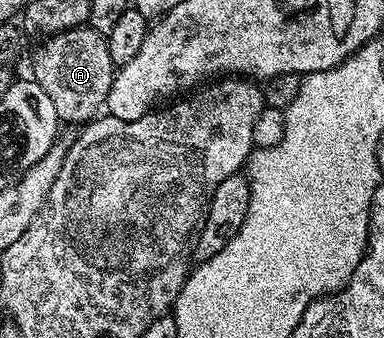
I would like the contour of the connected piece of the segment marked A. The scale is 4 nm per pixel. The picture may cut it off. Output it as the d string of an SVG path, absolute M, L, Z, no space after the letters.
M90 26L75 27L43 40L32 59L31 78L35 79L54 105L61 124L83 125L105 110L114 68L105 36Z

